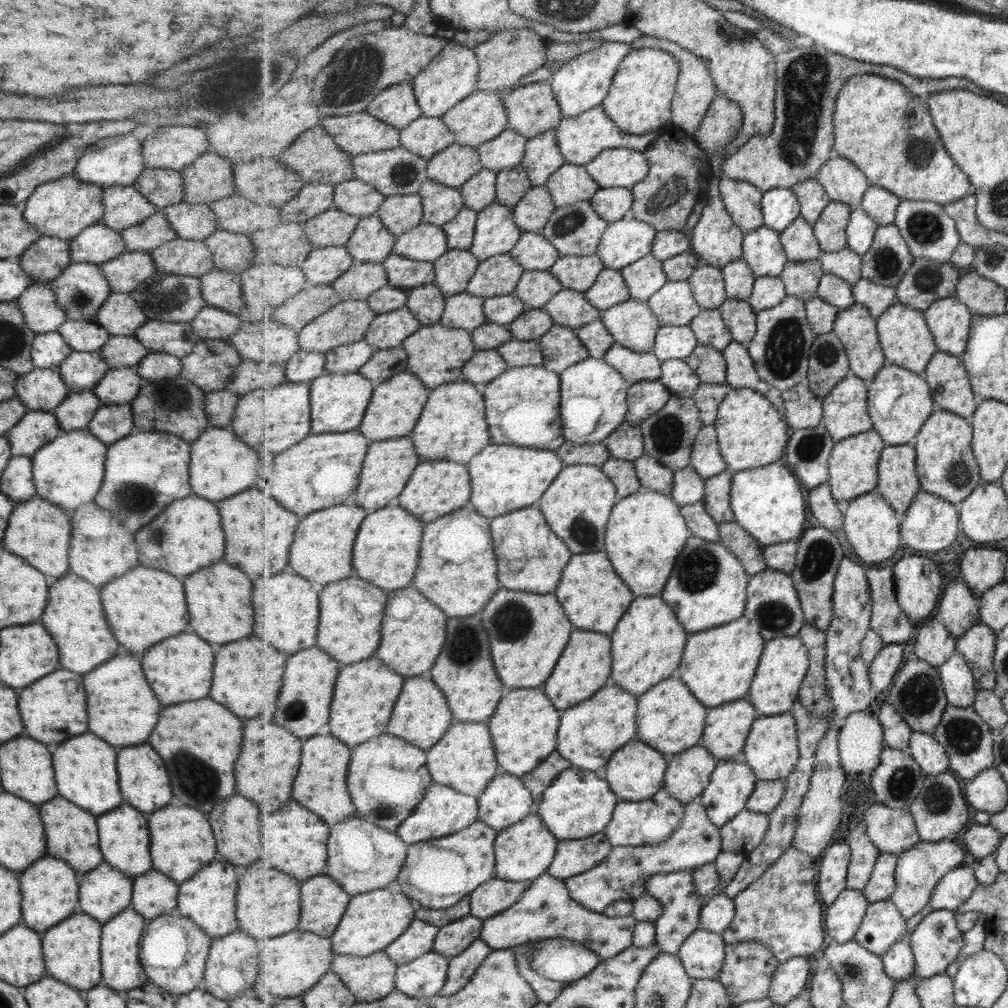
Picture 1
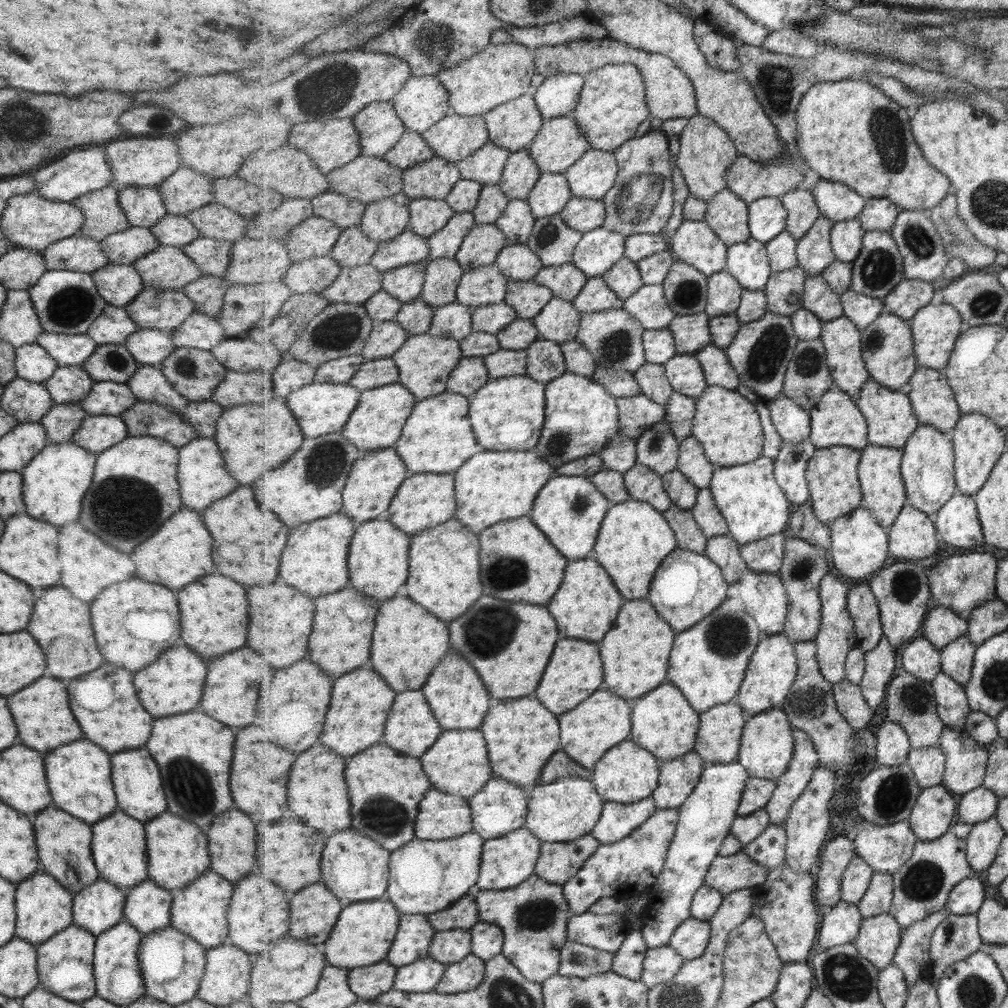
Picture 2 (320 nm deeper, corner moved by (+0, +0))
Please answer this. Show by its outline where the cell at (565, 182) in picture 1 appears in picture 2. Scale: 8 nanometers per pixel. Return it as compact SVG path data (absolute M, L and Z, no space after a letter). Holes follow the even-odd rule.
M543 173L528 201L536 218L561 213L574 197L566 173Z

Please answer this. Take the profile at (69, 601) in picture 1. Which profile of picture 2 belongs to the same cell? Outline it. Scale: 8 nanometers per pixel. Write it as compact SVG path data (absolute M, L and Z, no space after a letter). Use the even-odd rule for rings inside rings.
M49 587L32 604L32 613L25 627L25 631L35 639L39 648L43 650L43 655L47 658L45 660L47 670L53 676L59 676L57 680L87 674L87 672L95 670L103 662L103 657L97 650L91 630L87 606L81 604L79 600L75 600L65 588ZM59 638L65 638L67 642L71 642L71 646L67 646L65 650L55 650L55 648L59 648L59 644L57 644ZM53 642L55 642L55 648L53 648ZM61 654L65 654L65 658L61 658Z

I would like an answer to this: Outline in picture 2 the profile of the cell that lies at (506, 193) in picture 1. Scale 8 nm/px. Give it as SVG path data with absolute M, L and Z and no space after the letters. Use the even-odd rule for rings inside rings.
M485 185L478 205L472 210L476 224L496 223L506 212L510 200L503 188Z

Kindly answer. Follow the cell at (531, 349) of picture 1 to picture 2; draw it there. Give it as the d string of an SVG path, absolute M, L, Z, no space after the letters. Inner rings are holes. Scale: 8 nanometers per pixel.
M499 349L484 357L491 379L525 375L527 372L527 349Z

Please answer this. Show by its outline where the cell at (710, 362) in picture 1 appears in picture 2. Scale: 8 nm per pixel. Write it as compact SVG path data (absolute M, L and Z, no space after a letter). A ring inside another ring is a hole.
M677 354L664 366L675 392L697 399L707 390L706 373L695 354Z

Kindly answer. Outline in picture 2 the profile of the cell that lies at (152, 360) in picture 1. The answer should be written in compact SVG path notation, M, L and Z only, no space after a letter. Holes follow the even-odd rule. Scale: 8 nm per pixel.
M138 365L126 385L137 401L170 406L179 411L189 404L186 398L173 390L173 387L161 374L159 366Z

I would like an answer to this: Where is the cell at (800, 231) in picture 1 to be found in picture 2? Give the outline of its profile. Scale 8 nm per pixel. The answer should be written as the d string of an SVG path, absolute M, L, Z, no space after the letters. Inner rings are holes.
M785 230L766 243L773 272L791 270L798 266L798 242L793 234Z

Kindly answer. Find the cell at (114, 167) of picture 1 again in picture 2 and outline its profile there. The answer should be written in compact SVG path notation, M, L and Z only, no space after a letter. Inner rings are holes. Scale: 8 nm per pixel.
M103 144L79 152L71 151L59 161L41 166L33 174L33 181L35 181L34 190L41 198L69 203L78 196L111 185L111 173L109 172L109 165L106 163Z

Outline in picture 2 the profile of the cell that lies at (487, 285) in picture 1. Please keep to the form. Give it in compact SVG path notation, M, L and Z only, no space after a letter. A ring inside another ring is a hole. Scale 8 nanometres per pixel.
M496 263L480 266L462 276L456 301L471 308L503 302L509 282Z

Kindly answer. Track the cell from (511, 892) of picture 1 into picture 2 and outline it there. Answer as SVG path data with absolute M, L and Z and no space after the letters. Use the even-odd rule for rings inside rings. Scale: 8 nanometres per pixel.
M535 874L513 889L474 892L481 920L501 926L505 932L503 954L525 978L541 983L560 972L560 954L569 940L570 903L564 885Z

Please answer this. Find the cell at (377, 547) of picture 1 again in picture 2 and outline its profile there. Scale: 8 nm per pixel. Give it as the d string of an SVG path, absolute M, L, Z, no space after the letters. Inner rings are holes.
M386 517L359 524L350 544L350 586L380 601L393 598L410 577L410 544L411 536Z

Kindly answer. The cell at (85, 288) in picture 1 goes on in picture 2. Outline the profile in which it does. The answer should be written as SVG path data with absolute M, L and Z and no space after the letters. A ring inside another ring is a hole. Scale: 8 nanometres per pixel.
M67 270L45 271L27 290L42 332L55 334L86 334L96 316L106 307L99 296L90 273Z

